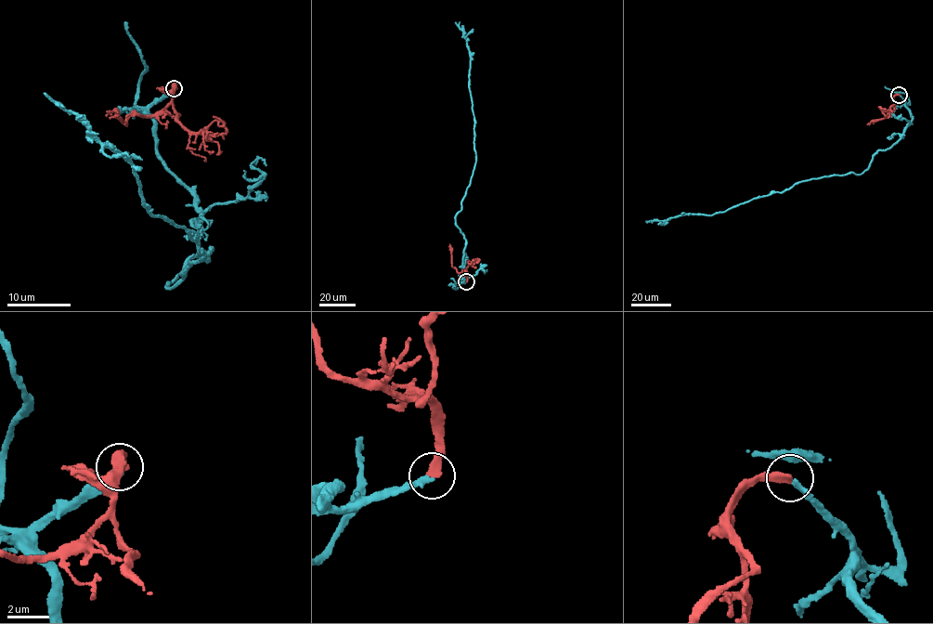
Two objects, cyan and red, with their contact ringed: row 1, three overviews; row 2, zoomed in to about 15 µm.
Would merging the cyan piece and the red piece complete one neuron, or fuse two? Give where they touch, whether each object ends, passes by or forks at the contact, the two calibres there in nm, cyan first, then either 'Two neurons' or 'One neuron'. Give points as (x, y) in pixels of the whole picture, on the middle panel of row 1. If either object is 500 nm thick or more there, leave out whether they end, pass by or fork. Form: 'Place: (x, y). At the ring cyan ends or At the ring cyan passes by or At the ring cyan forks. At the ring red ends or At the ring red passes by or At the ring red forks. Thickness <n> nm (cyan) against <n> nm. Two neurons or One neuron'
Place: (466, 281). At the ring cyan ends. At the ring red ends. Thickness 300 nm (cyan) against 360 nm. One neuron

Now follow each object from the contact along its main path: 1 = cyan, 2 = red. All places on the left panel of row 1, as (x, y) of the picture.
1: (173, 88), (157, 155), (208, 259), (171, 288), (211, 246), (44, 92)
2: (174, 88), (174, 84), (173, 97), (160, 111), (145, 117), (137, 114), (125, 123), (115, 109), (107, 111)

